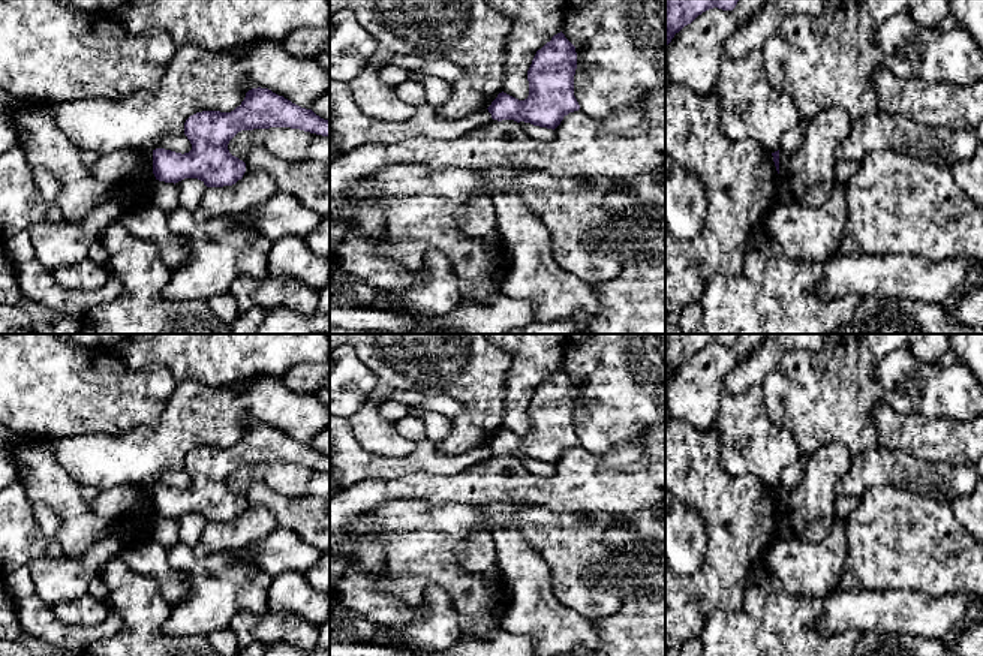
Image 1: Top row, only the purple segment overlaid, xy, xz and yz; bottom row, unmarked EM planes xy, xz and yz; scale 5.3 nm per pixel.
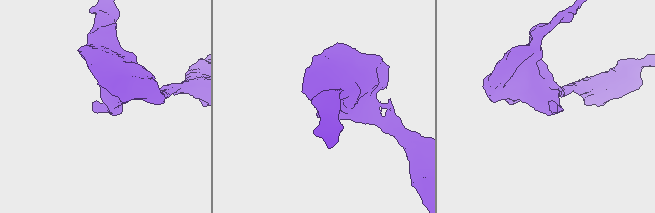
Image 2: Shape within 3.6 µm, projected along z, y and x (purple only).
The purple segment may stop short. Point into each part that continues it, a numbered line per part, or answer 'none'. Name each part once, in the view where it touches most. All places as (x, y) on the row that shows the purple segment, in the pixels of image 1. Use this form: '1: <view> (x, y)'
none

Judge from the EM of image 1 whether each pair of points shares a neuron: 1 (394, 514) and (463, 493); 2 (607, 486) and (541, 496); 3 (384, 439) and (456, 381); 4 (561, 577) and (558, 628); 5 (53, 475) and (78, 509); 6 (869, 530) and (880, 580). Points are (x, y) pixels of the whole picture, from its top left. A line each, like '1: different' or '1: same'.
1: different
2: same
3: same
4: different
5: same
6: same

